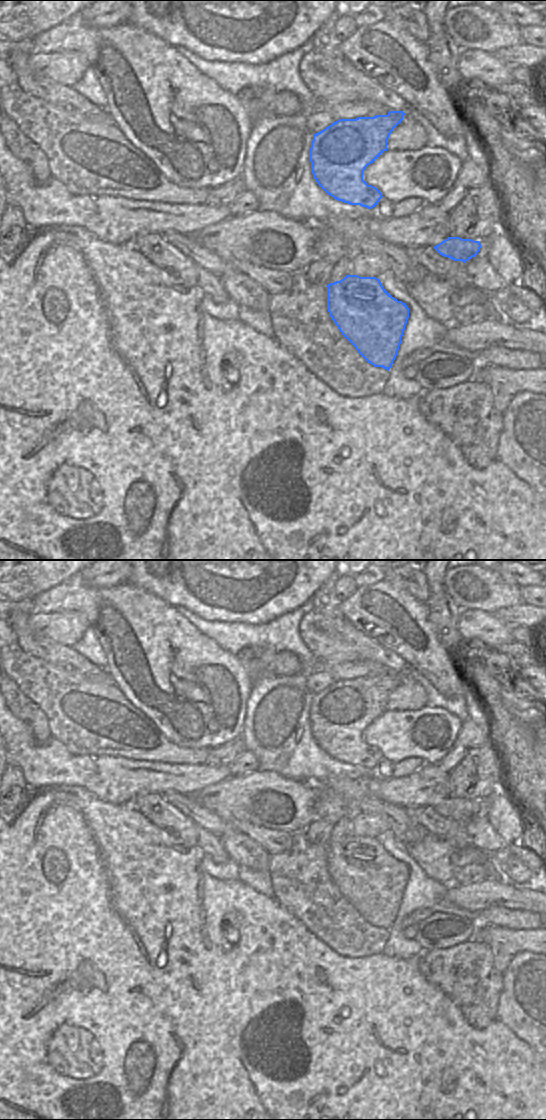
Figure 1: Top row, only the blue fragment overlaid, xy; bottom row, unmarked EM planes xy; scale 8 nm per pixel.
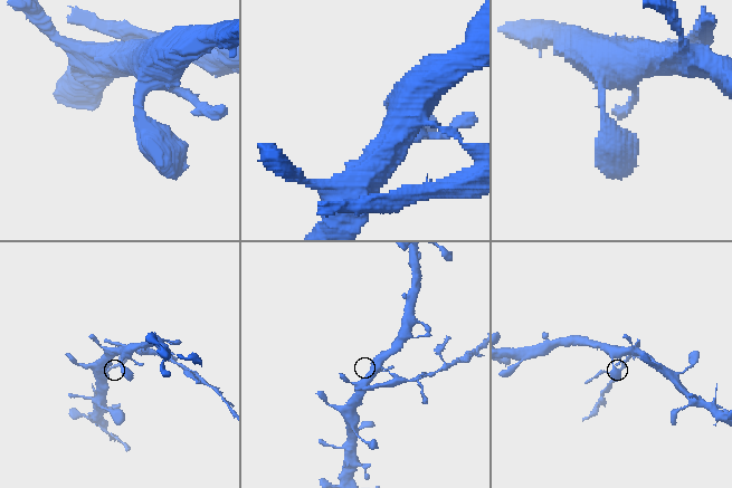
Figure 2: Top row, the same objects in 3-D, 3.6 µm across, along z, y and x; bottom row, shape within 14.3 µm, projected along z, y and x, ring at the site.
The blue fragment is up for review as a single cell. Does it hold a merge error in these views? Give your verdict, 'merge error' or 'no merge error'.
merge error

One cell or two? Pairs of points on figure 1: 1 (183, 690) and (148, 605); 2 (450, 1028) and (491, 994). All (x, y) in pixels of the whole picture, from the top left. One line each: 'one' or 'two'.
1: one
2: two

